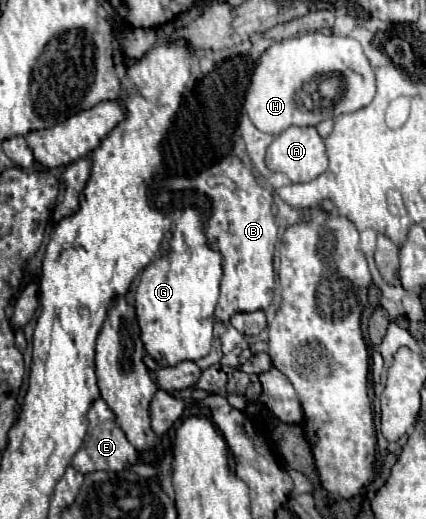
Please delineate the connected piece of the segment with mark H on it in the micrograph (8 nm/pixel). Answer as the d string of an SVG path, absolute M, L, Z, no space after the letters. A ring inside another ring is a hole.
M313 32L313 34L303 34L303 36L297 36L297 38L291 38L291 40L279 42L279 44L275 44L275 46L271 46L271 48L261 56L259 64L255 66L255 72L253 72L251 86L249 86L249 90L247 90L247 96L245 96L245 104L243 104L243 108L245 108L247 116L249 116L249 120L251 120L251 122L261 130L261 132L267 132L267 134L277 136L277 134L281 134L281 132L283 132L285 128L289 128L289 126L315 126L315 124L319 124L319 122L323 122L323 120L327 120L327 118L333 118L333 116L339 116L339 114L345 114L345 112L361 110L363 106L367 106L367 104L373 100L373 96L375 96L375 70L373 70L373 66L371 66L369 58L365 56L365 52L363 52L361 44L359 44L357 40L353 40L353 38L333 36L333 34L331 34L331 36L325 36L325 34L321 34L321 32ZM325 76L337 76L337 78L341 80L339 96L335 96L335 98L321 98L321 102L313 102L311 84L313 84L313 80L317 80L317 84L319 84L319 78L325 78Z

